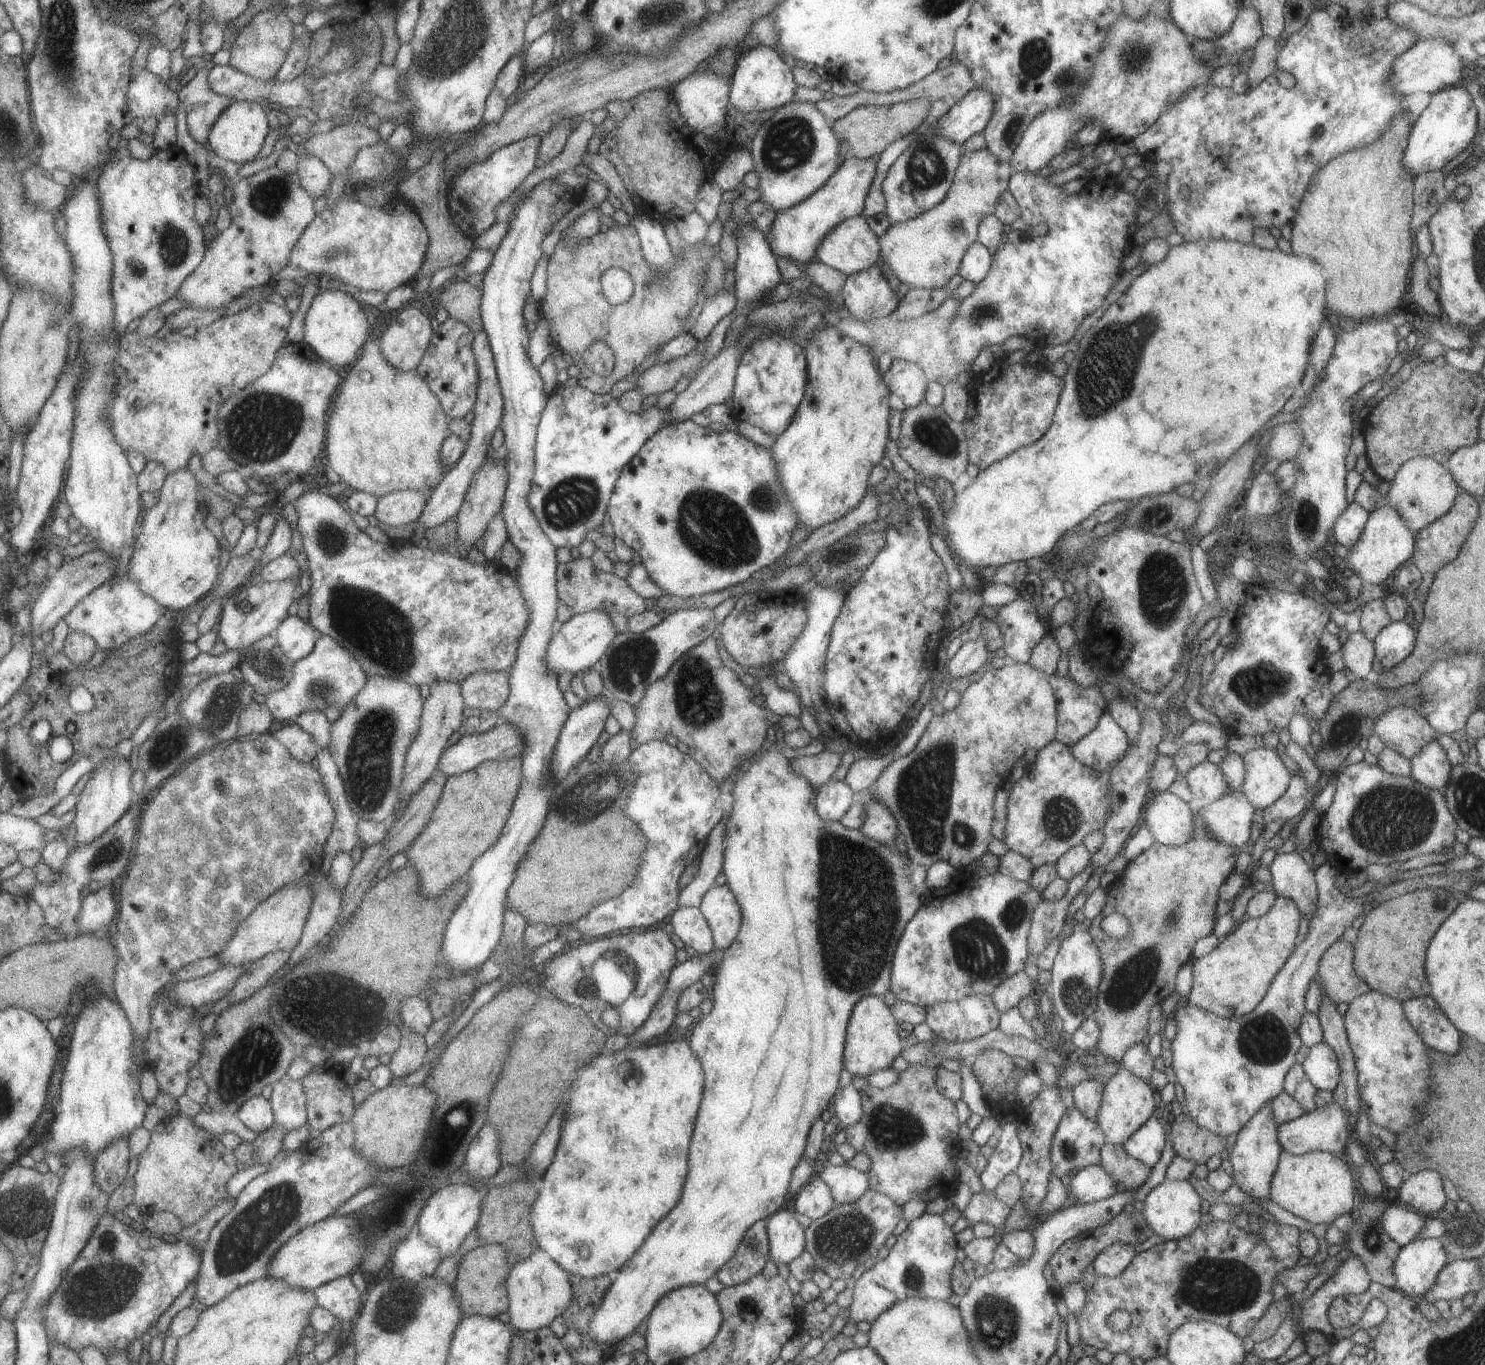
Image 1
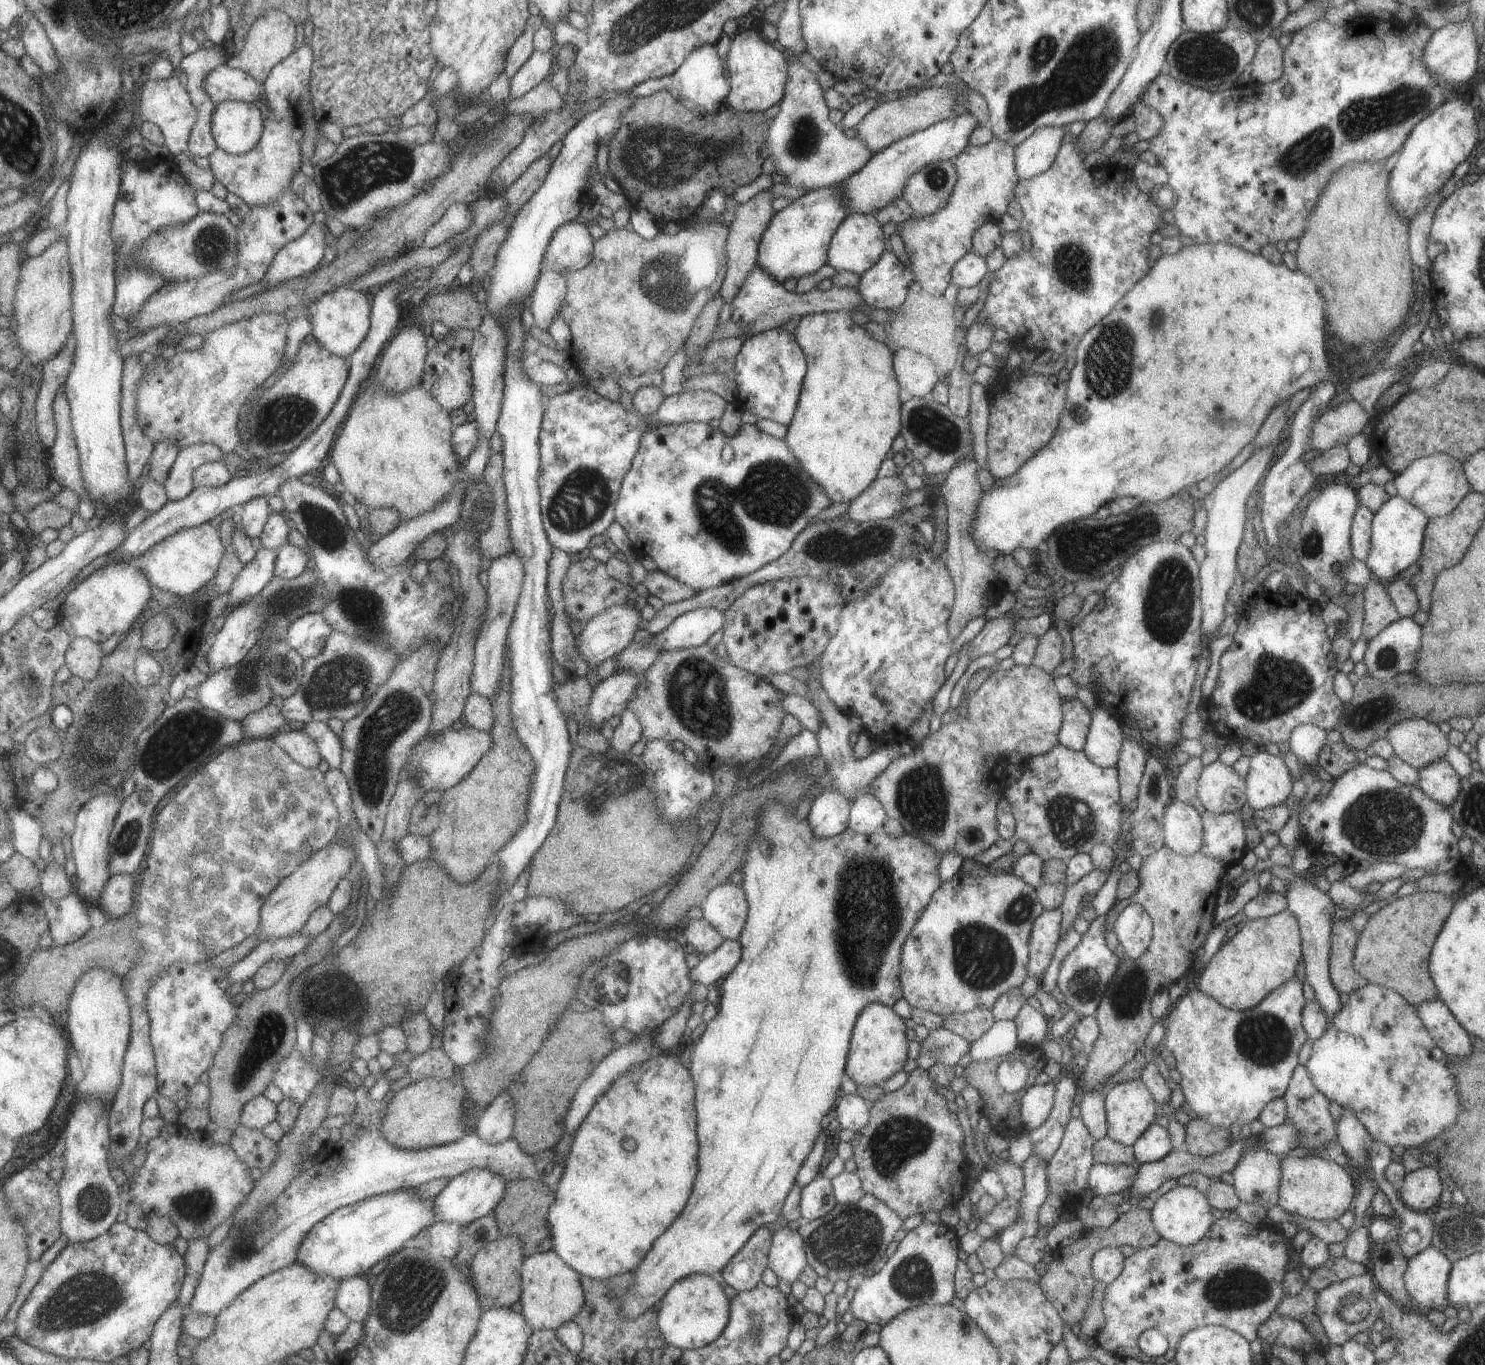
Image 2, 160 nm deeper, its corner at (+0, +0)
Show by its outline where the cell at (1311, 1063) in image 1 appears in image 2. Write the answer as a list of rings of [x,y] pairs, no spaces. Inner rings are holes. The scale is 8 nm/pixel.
[[[1367,983],[1348,994],[1347,1002],[1339,1007],[1334,1017],[1330,1018],[1325,1032],[1312,1042],[1311,1053],[1304,1067],[1309,1073],[1313,1086],[1320,1093],[1323,1093],[1323,1096],[1326,1096],[1328,1100],[1333,1100],[1343,1109],[1352,1111],[1373,1140],[1383,1143],[1389,1148],[1403,1146],[1405,1149],[1409,1149],[1422,1145],[1424,1142],[1429,1142],[1432,1138],[1438,1137],[1447,1126],[1453,1126],[1457,1114],[1461,1112],[1455,1080],[1453,1080],[1453,1074],[1447,1070],[1447,1055],[1435,1044],[1434,1038],[1431,1038],[1431,1035],[1424,1029],[1415,1006],[1409,1005],[1398,992],[1375,983]]]

